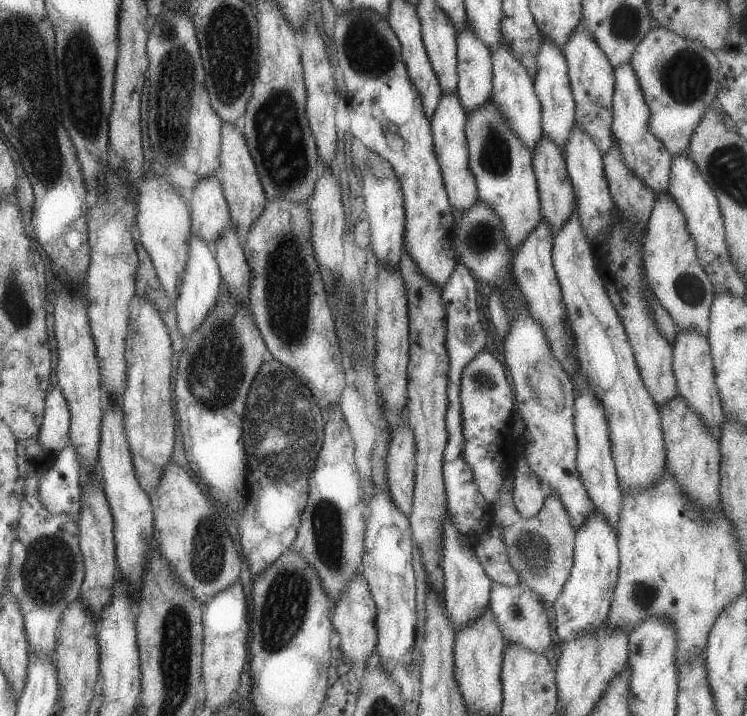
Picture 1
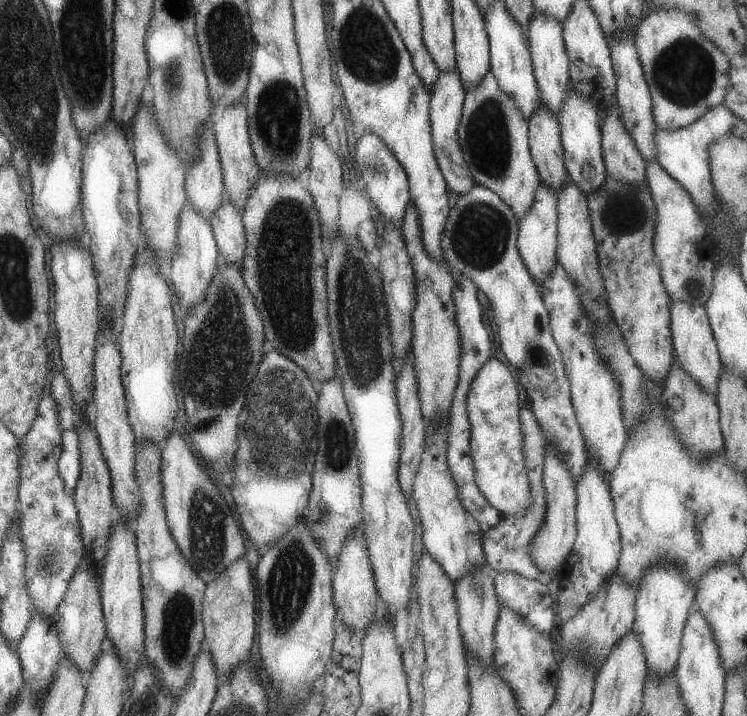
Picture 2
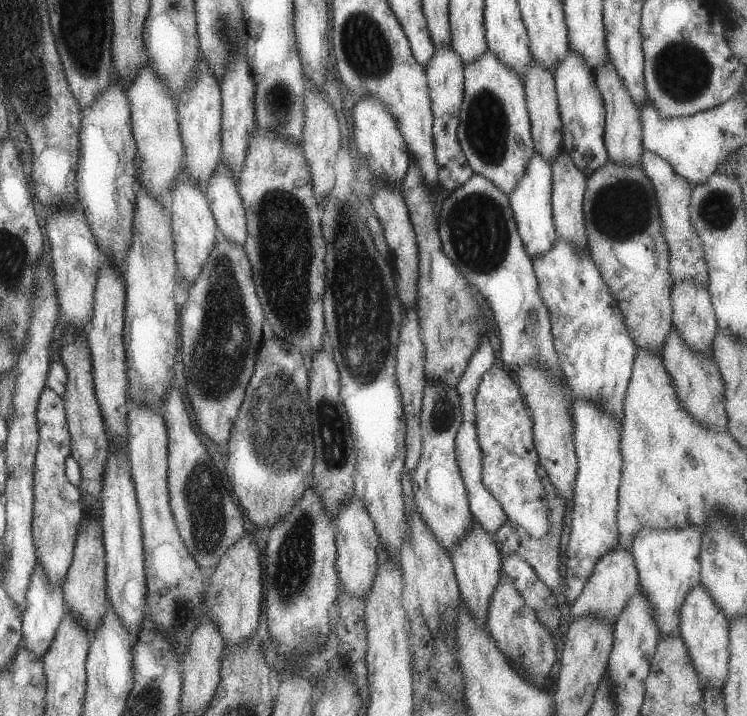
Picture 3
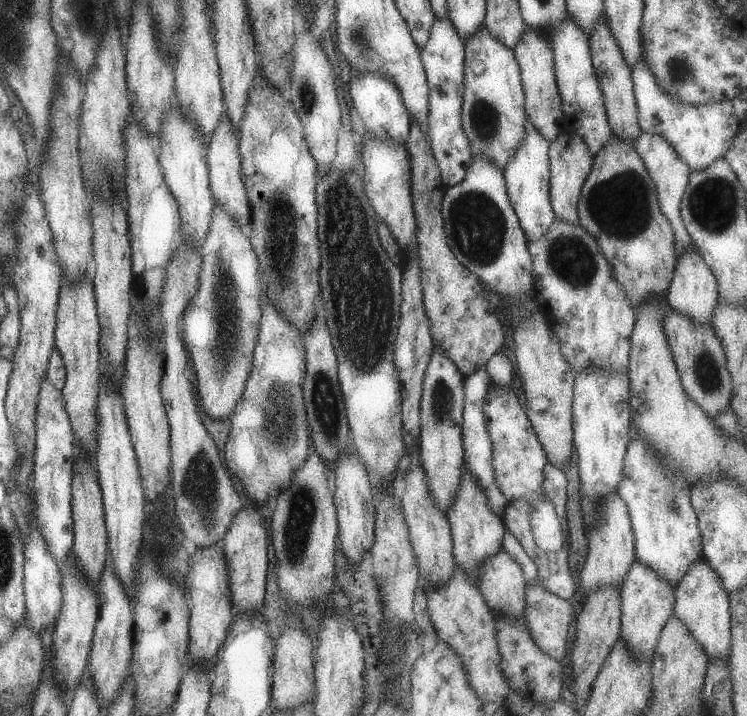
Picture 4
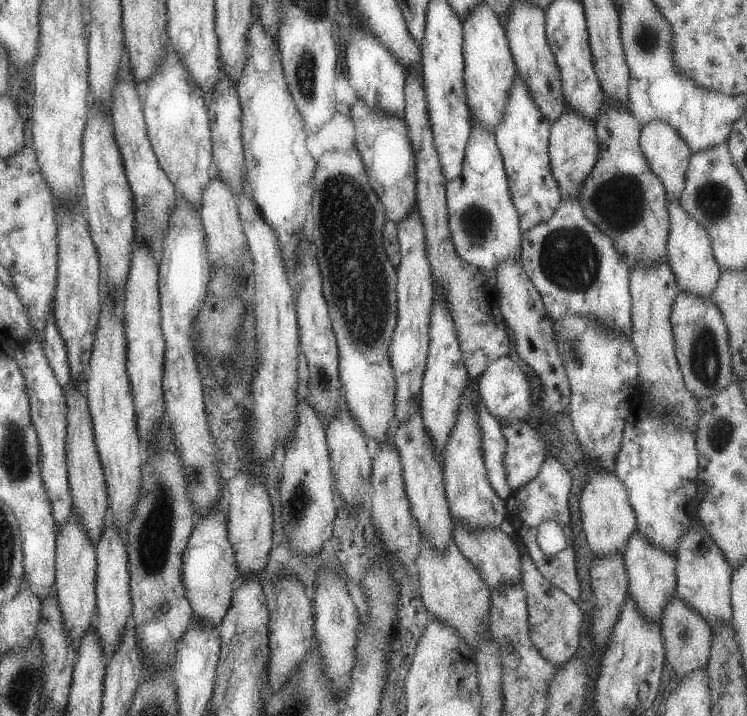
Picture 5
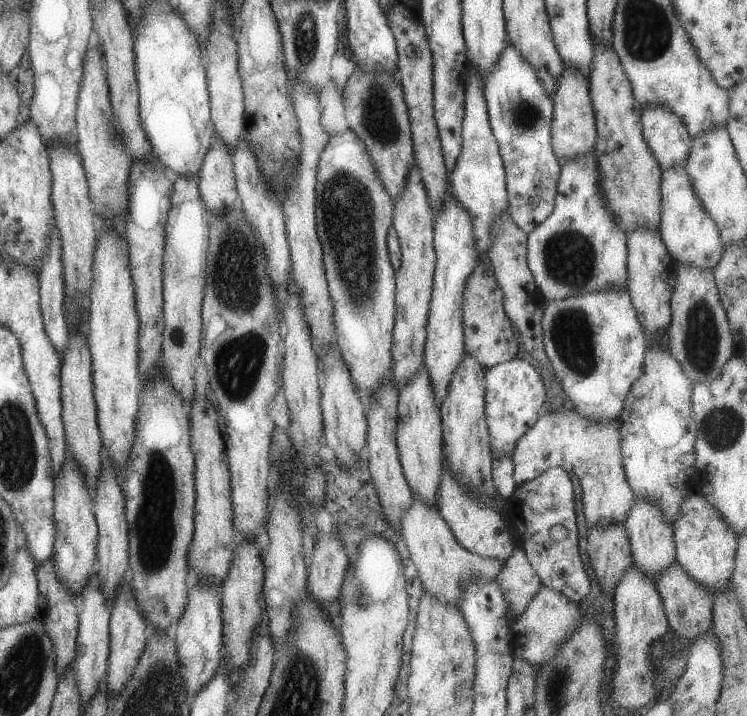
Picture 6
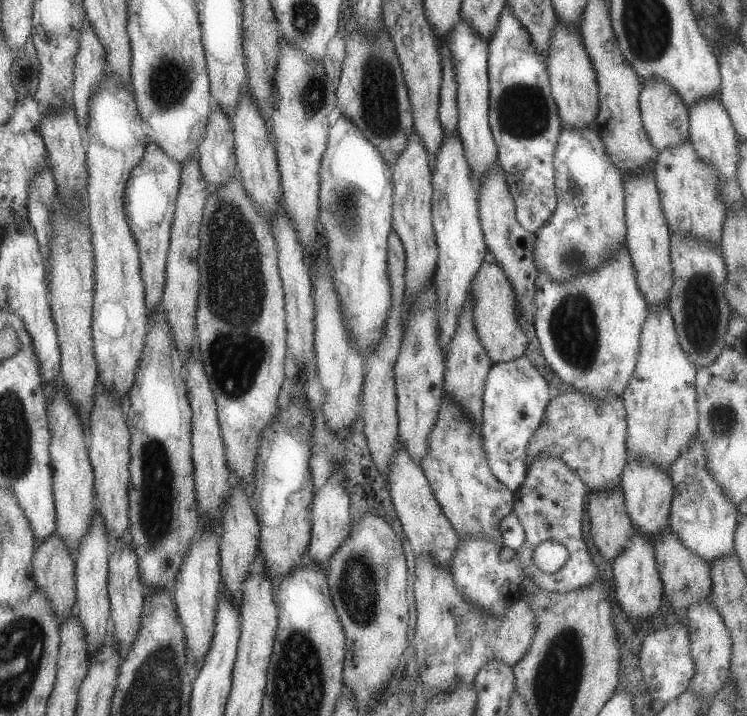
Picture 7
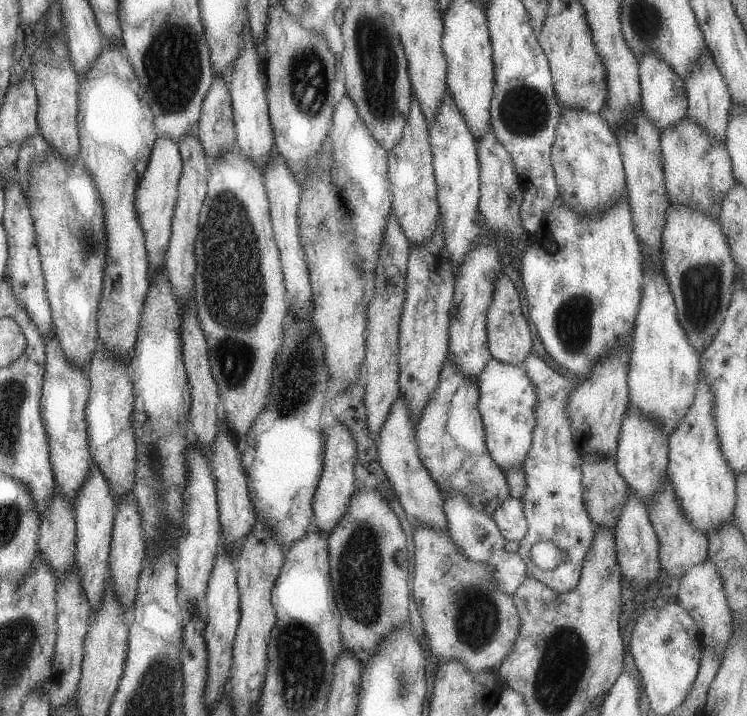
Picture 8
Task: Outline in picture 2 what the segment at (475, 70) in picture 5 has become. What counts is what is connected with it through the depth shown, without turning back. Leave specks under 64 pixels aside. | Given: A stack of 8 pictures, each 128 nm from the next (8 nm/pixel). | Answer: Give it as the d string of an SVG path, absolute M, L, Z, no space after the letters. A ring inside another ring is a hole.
M491 71L473 88L467 88L464 92L462 115L457 129L457 142L463 160L471 172L474 184L495 192L511 208L518 221L533 204L533 194L540 183L529 152L528 121L513 104L513 98L501 92Z

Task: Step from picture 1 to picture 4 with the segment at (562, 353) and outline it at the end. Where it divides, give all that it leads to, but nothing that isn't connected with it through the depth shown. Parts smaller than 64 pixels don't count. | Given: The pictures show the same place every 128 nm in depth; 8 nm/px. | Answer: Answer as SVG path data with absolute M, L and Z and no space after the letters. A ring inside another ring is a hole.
M526 114L523 124L525 136L521 143L507 156L502 169L509 203L518 219L518 224L526 240L542 236L554 220L554 211L550 202L550 171L548 164L549 140L539 134L537 128L530 124Z

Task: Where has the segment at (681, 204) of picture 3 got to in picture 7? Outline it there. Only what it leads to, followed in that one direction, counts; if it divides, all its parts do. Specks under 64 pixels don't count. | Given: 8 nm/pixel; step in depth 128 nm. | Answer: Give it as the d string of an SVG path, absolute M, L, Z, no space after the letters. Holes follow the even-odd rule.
M663 80L641 81L641 89L638 96L638 107L643 128L650 143L661 152L665 148L673 148L681 142L688 141L688 110L683 100L665 84Z

